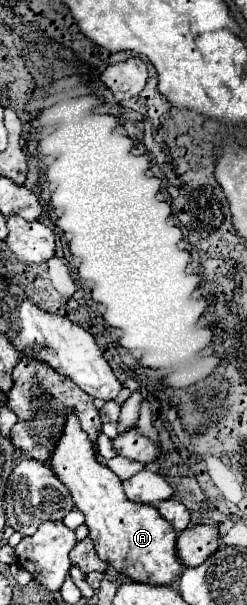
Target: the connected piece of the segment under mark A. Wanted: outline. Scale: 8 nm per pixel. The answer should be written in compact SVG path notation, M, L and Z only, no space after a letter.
M76 416L68 418L64 436L52 454L54 474L66 484L74 504L82 510L90 538L96 544L98 556L130 582L152 586L172 586L186 566L178 558L178 532L150 504L136 504L124 496L120 478L94 456L94 446L88 434L80 428Z

